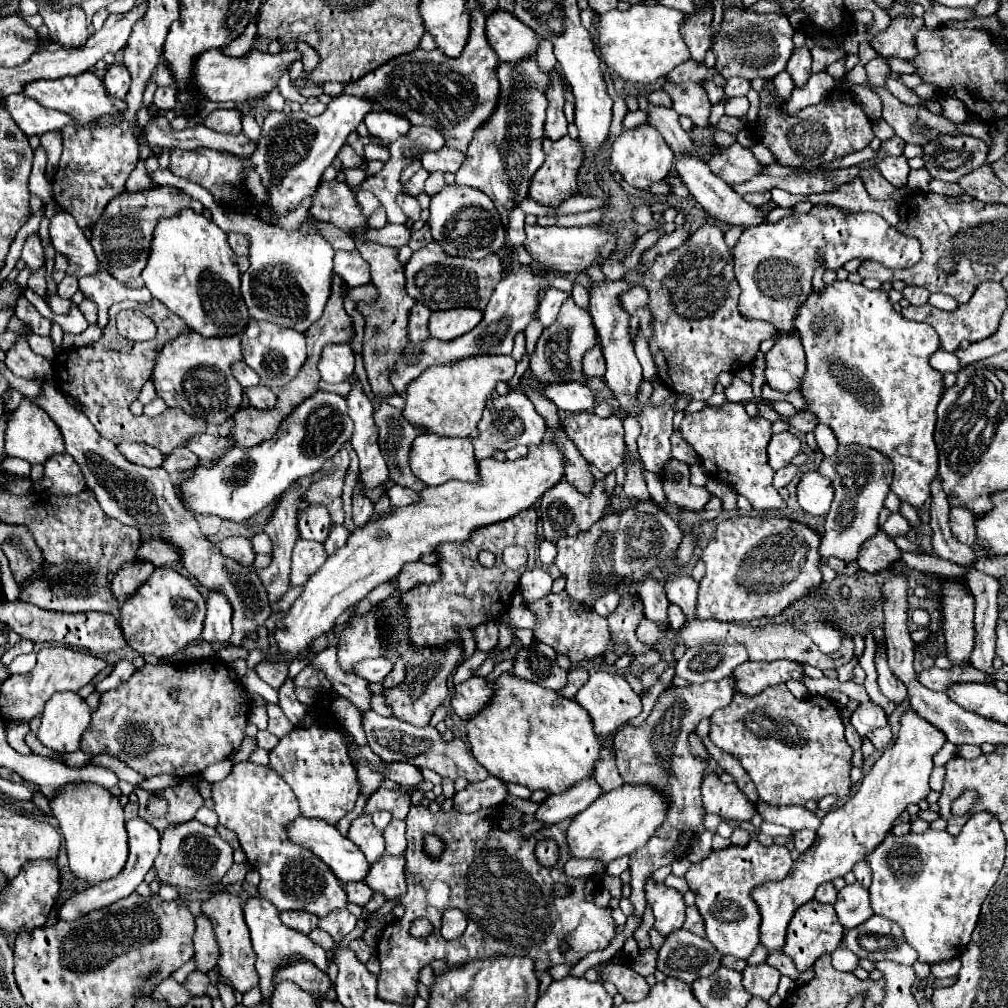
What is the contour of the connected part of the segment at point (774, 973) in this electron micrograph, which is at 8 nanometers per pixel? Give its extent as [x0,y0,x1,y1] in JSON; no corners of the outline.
[743,964,779,1000]

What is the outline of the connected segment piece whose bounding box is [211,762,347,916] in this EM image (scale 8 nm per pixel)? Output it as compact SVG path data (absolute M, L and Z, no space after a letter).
M253 762L233 764L233 770L225 780L211 784L211 798L215 802L219 824L237 834L249 864L253 868L257 866L257 872L261 874L261 882L257 886L259 894L273 906L277 906L279 910L307 910L315 916L325 916L333 910L333 902L347 902L345 890L341 882L331 874L331 870L327 870L327 866L323 866L323 862L319 862L319 858L315 858L309 850L291 846L291 842L287 842L285 824L291 822L291 818L299 816L299 804L287 782L283 782L283 778L279 778L275 770L271 770L269 766L257 766Z

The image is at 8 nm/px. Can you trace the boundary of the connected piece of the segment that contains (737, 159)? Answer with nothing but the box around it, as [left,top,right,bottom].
[707,142,763,186]

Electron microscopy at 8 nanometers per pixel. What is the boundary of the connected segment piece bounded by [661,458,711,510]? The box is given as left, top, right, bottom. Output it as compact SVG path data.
M671 458L665 464L665 470L661 472L661 484L663 484L663 492L667 496L669 502L681 506L681 508L689 508L689 510L701 510L707 500L709 500L709 492L705 492L705 488L695 488L689 480L689 464L681 462L677 458Z

